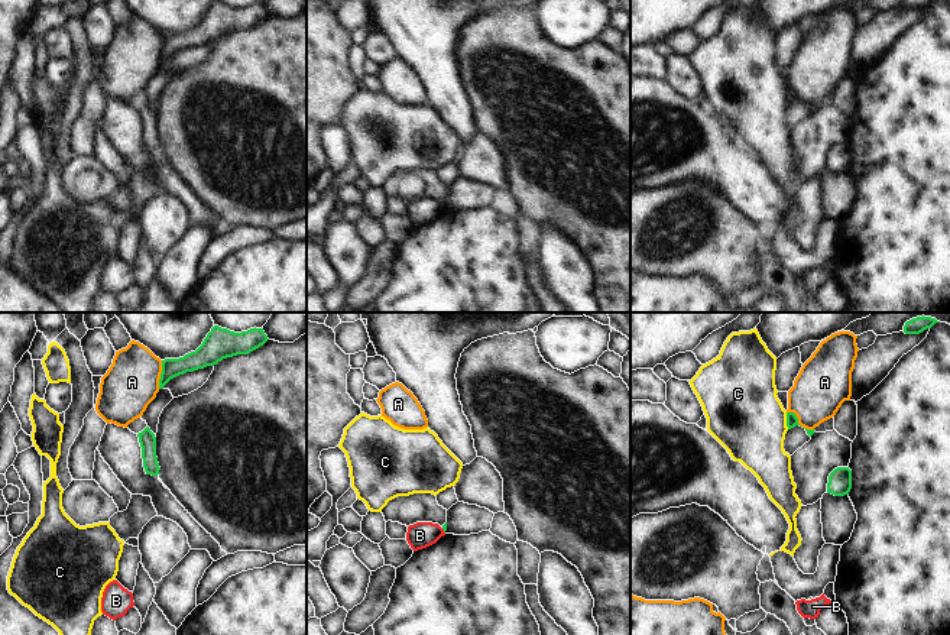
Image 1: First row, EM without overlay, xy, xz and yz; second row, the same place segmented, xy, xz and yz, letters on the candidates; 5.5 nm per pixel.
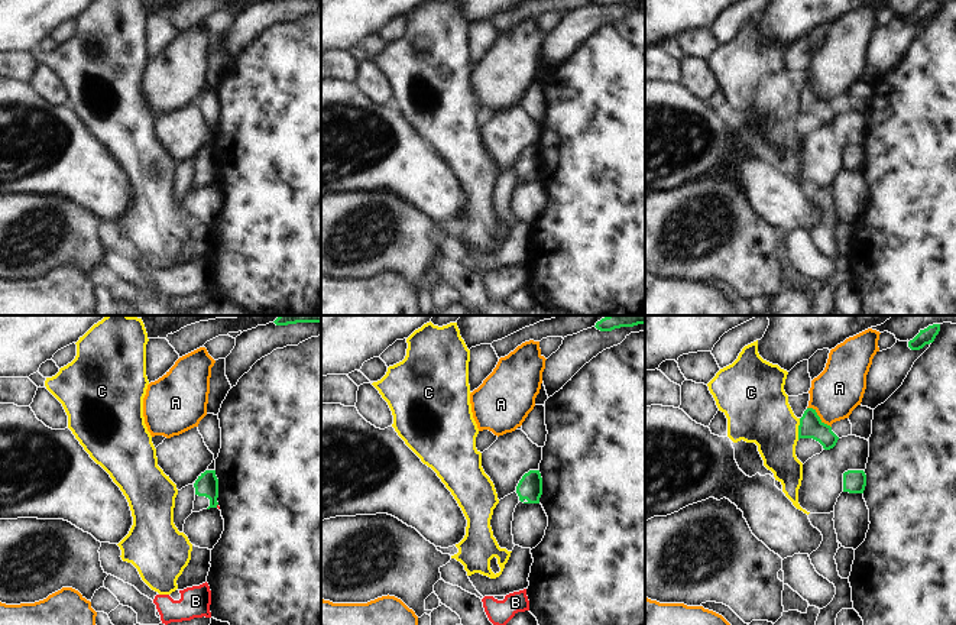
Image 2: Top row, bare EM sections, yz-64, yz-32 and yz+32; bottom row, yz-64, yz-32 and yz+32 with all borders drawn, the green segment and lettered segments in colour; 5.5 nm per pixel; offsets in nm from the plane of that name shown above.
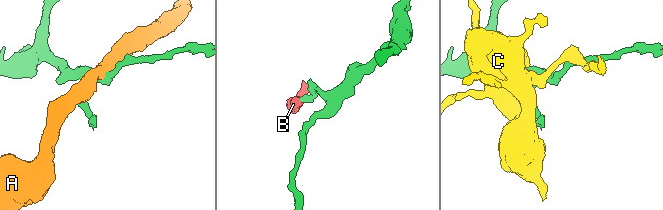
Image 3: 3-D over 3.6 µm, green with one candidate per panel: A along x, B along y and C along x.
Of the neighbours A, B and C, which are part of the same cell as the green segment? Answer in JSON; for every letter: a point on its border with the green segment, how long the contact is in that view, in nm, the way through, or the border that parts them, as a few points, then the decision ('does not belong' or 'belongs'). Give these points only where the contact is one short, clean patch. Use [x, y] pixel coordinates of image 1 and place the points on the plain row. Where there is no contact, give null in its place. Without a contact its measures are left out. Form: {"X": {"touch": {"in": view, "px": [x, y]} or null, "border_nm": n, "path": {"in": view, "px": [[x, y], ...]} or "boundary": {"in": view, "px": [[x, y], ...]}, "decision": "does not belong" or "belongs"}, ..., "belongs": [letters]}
{"A": {"touch": {"in": "yz", "px": [797, 99]}, "border_nm": 190, "decision": "does not belong"}, "B": {"touch": {"in": "xz", "px": [444, 207]}, "border_nm": 40, "boundary": {"in": "xz", "px": [[441, 204], [444, 209]]}, "decision": "does not belong"}, "C": {"touch": {"in": "yz", "px": [787, 97]}, "border_nm": 100, "boundary": {"in": "yz", "px": [[785, 88], [785, 101], [788, 104]]}, "decision": "does not belong"}, "belongs": []}

